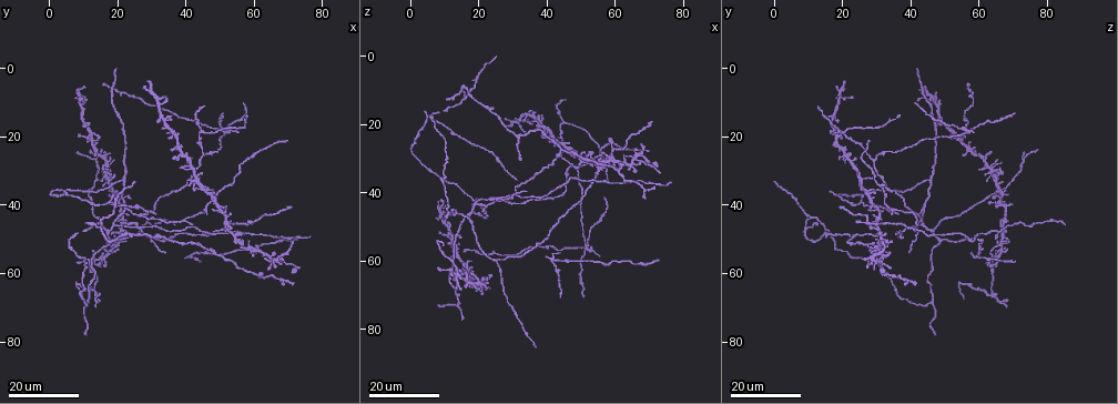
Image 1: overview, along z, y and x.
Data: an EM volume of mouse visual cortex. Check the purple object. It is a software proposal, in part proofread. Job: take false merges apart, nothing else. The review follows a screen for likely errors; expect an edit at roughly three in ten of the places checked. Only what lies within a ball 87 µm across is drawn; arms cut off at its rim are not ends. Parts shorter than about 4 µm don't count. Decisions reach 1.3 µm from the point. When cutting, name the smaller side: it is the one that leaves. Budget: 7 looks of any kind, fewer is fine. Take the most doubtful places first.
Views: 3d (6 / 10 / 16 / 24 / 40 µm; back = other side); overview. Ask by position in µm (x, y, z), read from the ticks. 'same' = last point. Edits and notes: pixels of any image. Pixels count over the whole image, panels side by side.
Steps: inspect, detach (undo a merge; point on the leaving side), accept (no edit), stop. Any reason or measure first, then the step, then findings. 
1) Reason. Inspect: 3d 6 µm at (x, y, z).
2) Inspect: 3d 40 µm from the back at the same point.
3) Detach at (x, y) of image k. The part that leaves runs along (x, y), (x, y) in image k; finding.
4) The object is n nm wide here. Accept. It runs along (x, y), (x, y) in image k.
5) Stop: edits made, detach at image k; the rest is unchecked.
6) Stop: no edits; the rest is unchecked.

Looks like a crossing. Inspect: 3d 16 µm at (51.0, 19.0, 56.0).

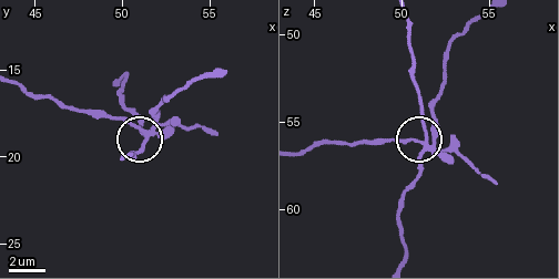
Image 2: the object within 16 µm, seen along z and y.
Zoom in. Inspect: 3d 10 µm at (51.4, 18.5, 56.5).

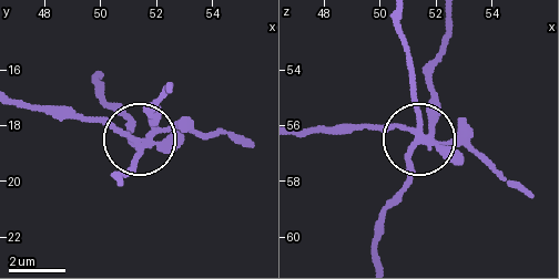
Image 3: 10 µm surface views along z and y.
5 arms meet here. Detach at (161, 111) of image 3. The part that leaves runs along (145, 142), (98, 123), (19, 106) in image 3; a second neuron is stuck on.

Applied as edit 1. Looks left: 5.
Inspect: overview.

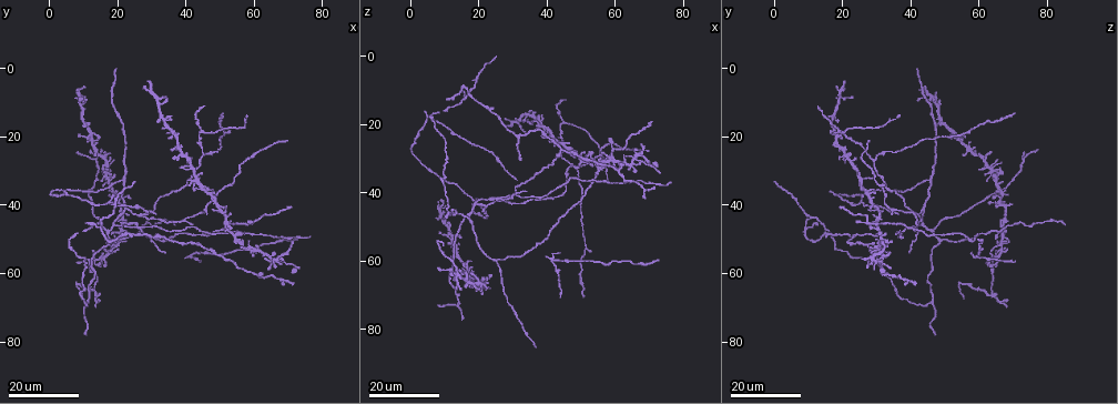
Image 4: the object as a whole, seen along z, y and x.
Four-way junction. Inspect: 3d 16 µm at (44.5, 18.5, 19.5).

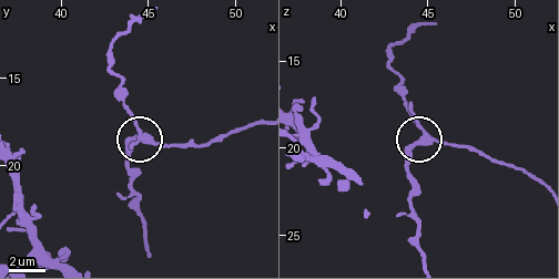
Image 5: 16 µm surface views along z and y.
Inspect: 3d 6 µm at (45.0, 18.3, 19.3).

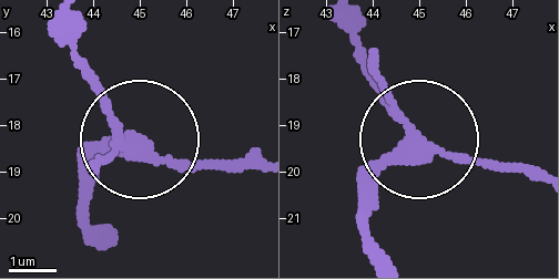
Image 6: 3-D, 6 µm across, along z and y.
Inspect: 3d 6 µm from the back at (44.90, 18.35, 19.40).

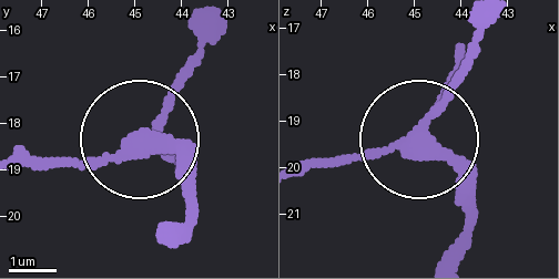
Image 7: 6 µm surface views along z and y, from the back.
4 arms meet here. Accept. It runs along (180, 246), (192, 190), (148, 131), (187, 63) in image 7; one neuron here.

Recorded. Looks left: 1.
Stop: edits made, detach at image 3; the rest is unchecked.

